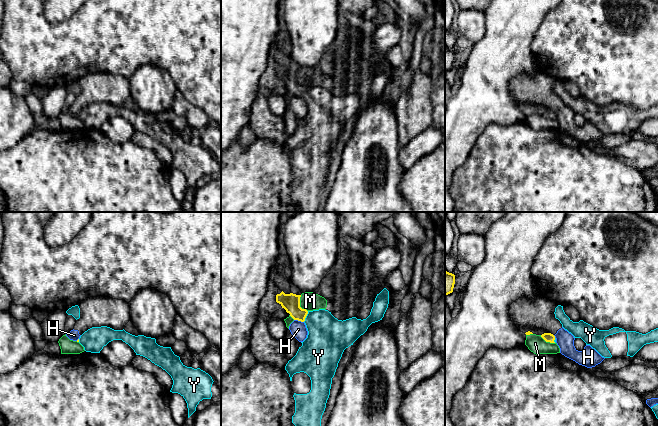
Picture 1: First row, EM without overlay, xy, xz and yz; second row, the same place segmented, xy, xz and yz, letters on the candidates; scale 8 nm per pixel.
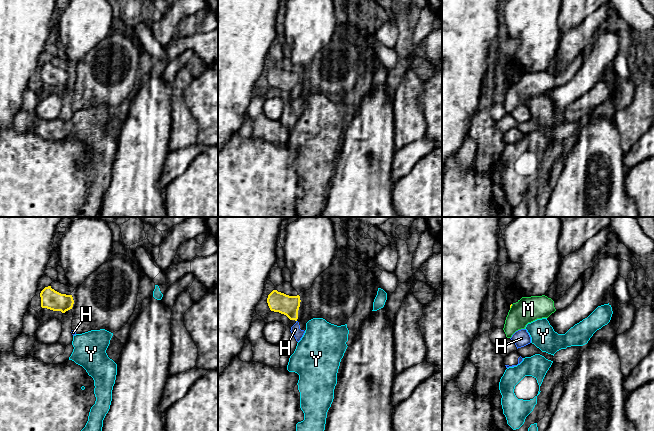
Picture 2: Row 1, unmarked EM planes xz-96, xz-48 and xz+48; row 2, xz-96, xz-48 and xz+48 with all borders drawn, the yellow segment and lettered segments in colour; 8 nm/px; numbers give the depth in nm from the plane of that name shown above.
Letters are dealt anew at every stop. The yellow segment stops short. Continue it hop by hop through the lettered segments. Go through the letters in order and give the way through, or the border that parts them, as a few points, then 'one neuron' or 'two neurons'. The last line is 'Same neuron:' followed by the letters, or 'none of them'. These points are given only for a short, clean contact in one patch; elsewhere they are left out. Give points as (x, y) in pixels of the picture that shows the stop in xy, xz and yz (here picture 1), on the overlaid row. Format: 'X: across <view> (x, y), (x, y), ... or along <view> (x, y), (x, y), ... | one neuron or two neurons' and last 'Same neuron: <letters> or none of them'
H: along xz (294, 319), (303, 322) | two neurons
M: along xz (300, 295), (300, 306), (307, 311) | two neurons
Y: across xz (290, 302), (306, 315), (328, 337) | one neuron
Same neuron: Y

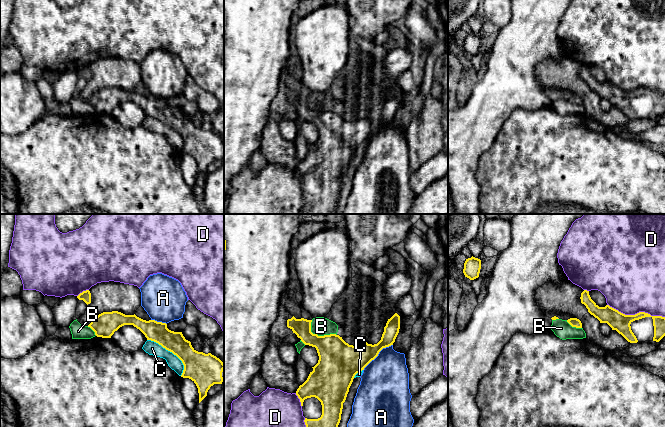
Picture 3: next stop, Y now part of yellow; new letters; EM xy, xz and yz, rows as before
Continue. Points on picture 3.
A: two neurons
B: two neurons
C: two neurons
D: two neurons
Same neuron: none of them

